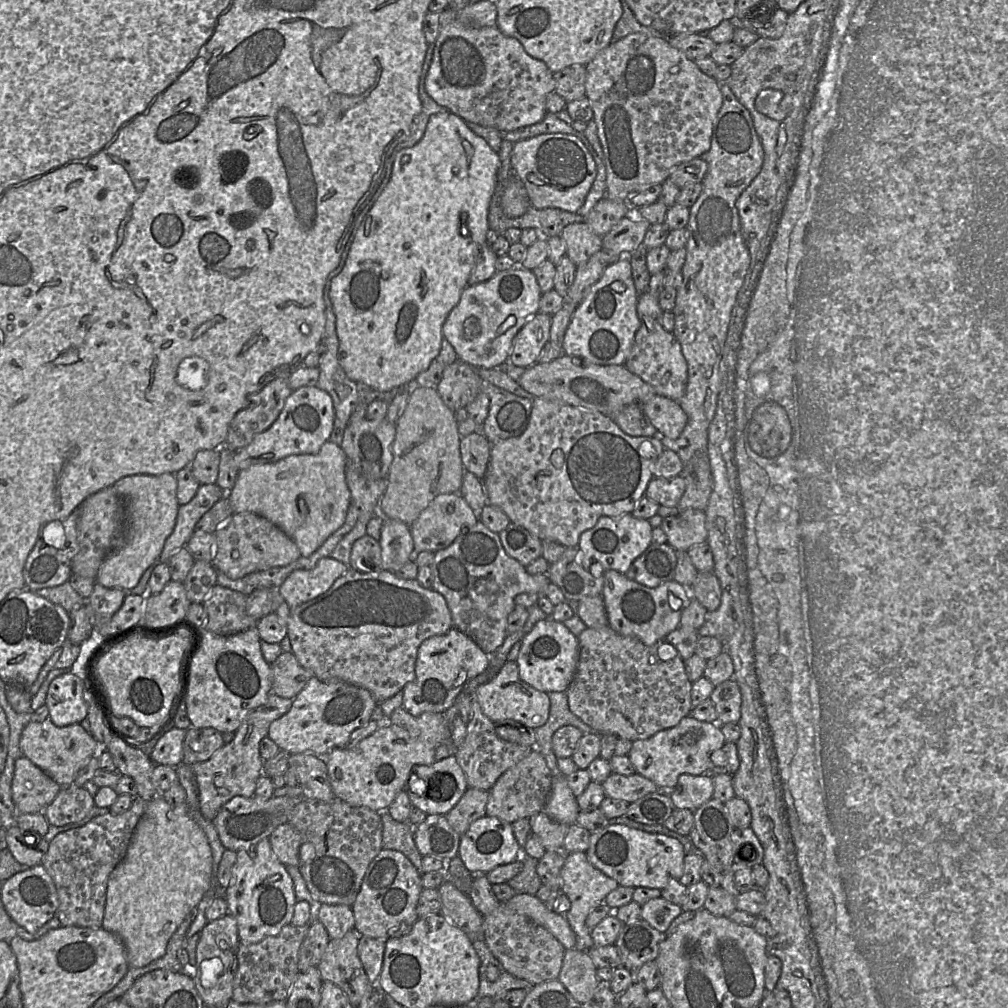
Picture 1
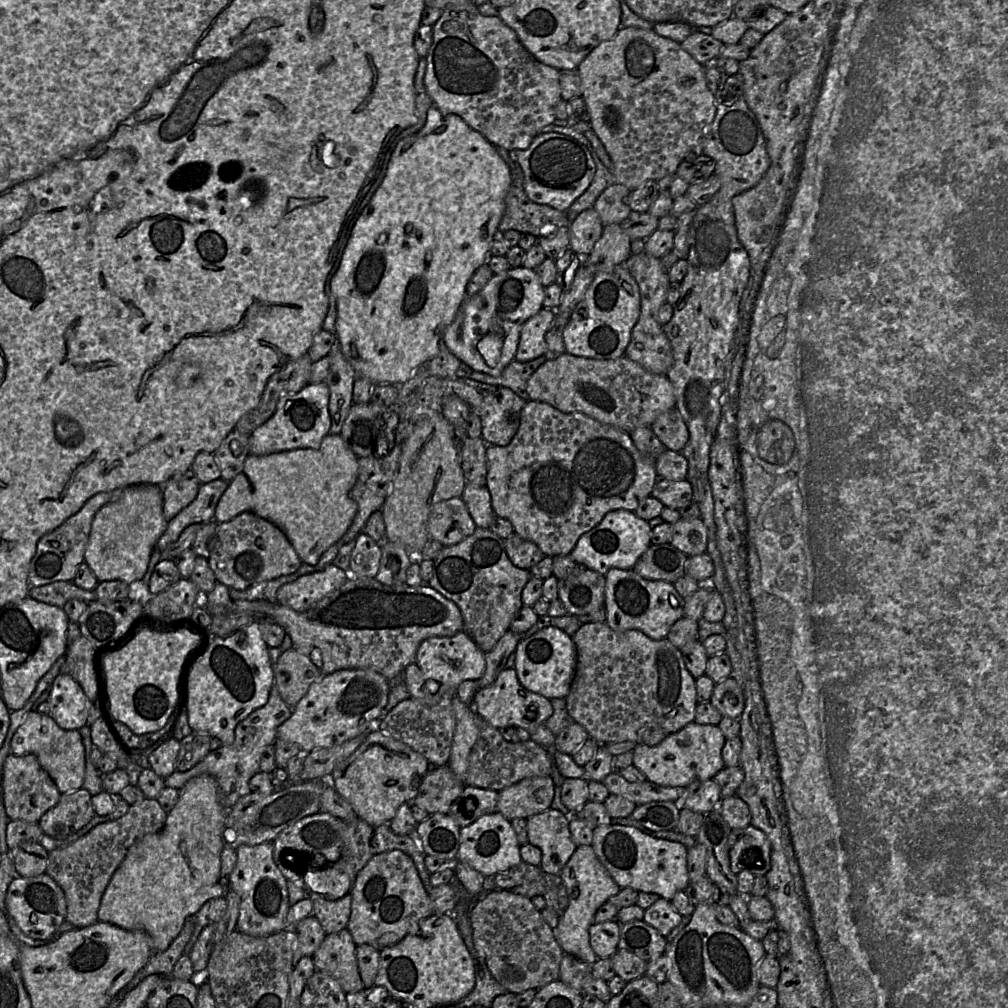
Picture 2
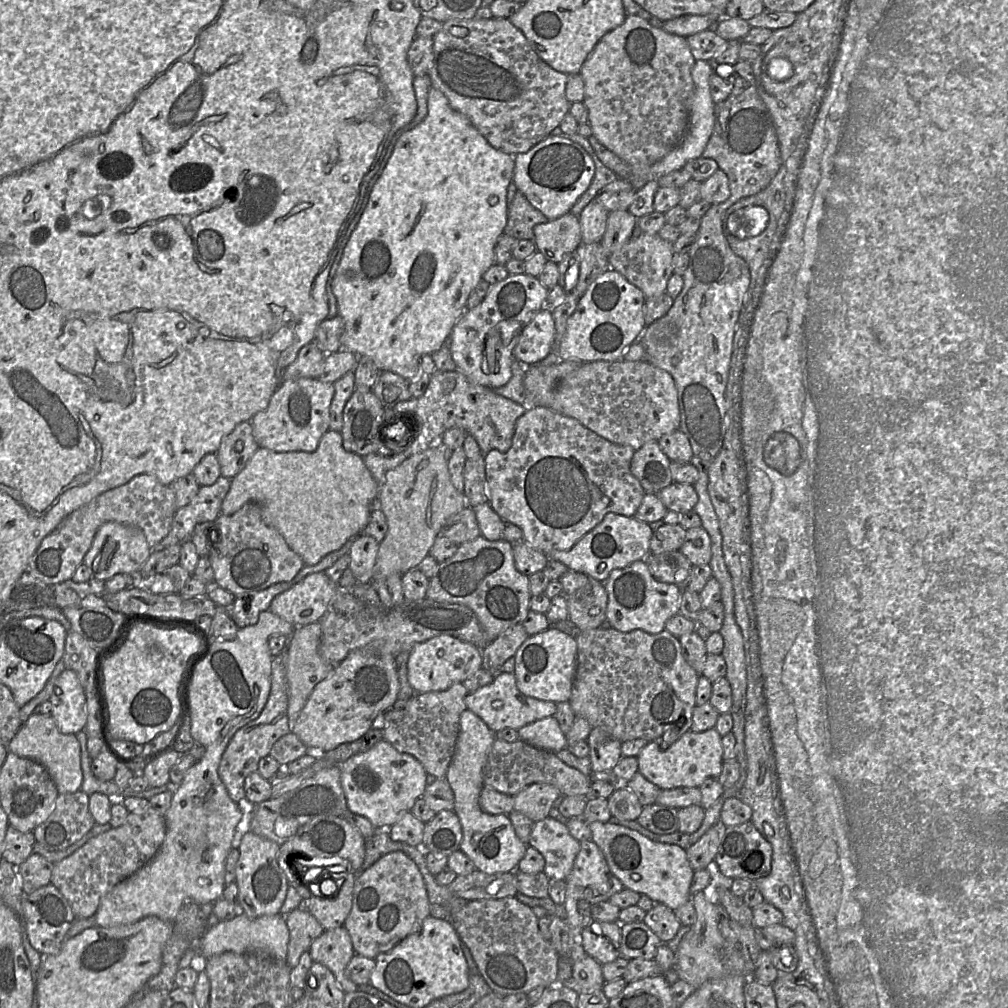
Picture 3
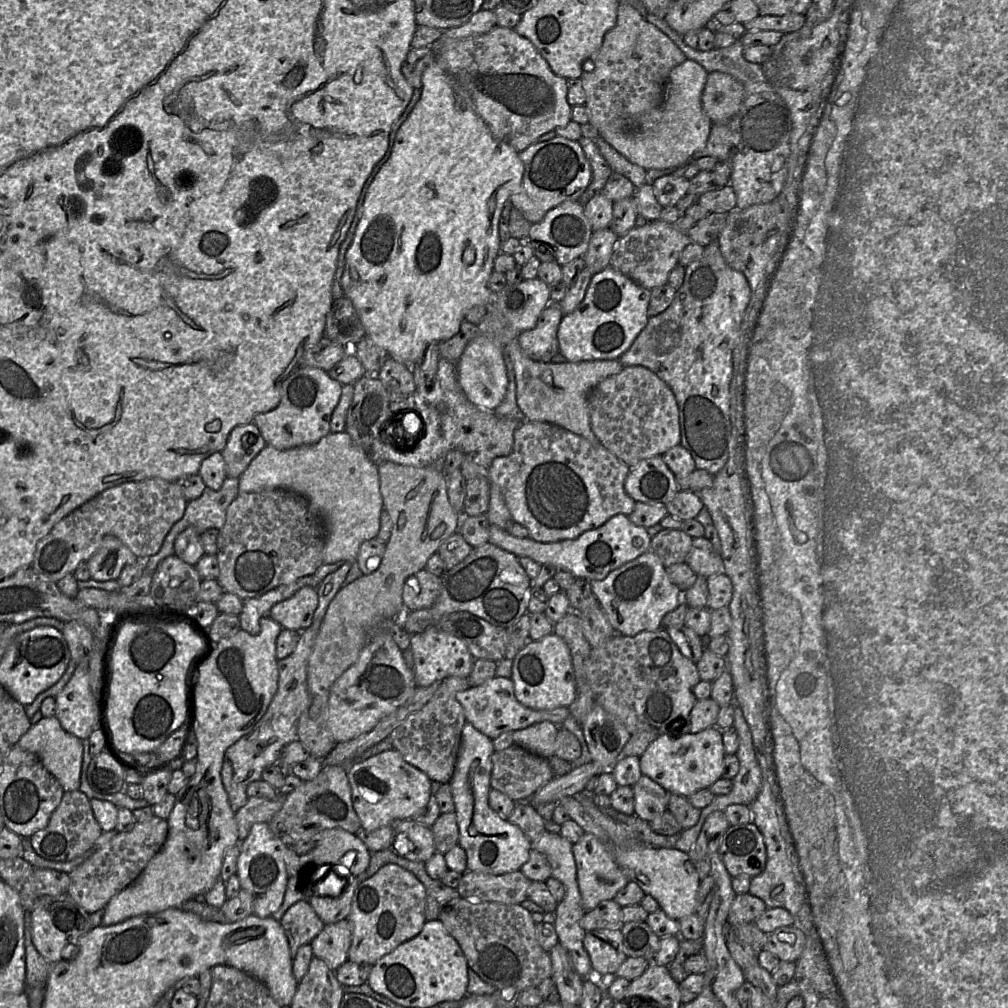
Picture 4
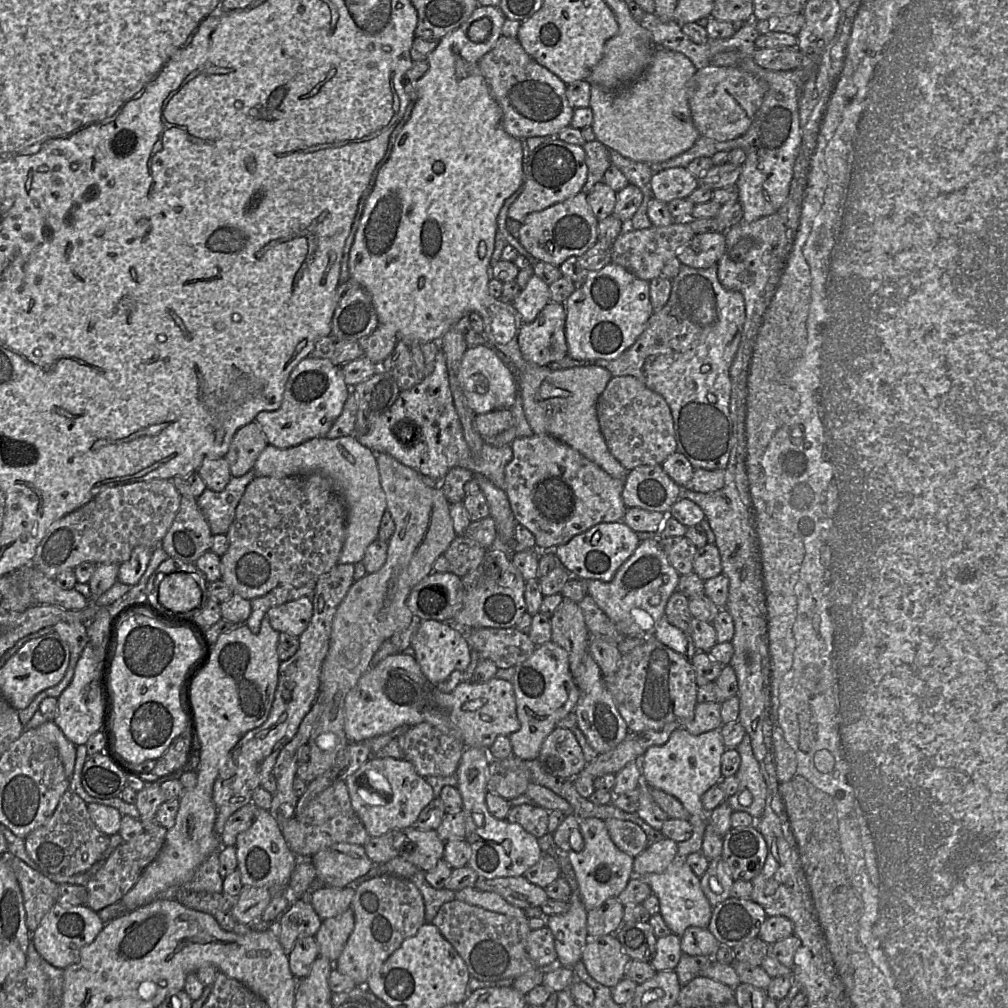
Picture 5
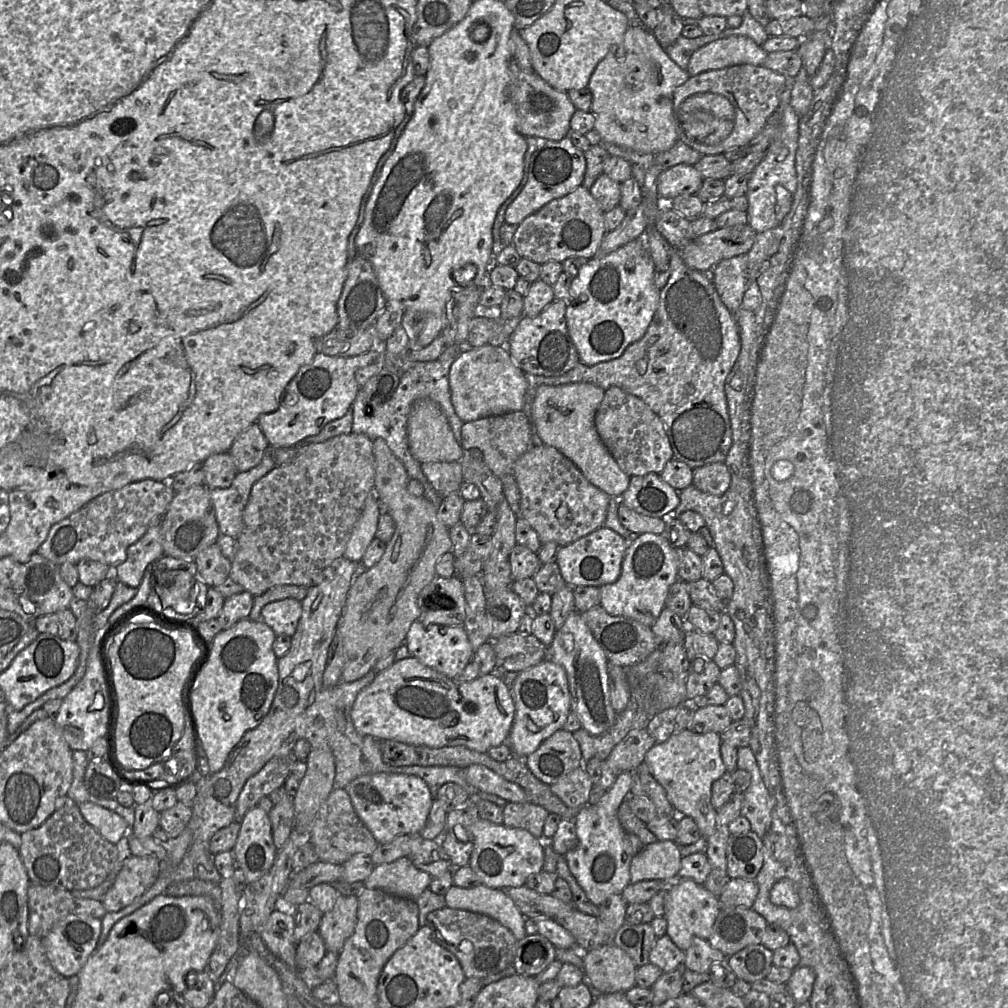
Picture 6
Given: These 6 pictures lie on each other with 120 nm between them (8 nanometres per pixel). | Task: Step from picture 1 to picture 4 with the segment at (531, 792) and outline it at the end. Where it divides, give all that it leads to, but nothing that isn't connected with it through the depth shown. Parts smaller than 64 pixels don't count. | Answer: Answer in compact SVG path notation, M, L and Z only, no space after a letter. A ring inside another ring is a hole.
M595 761L574 768L568 774L554 777L538 789L527 802L539 805L547 802L558 802L564 797L574 795L585 790L587 782L594 776L604 773L604 767Z

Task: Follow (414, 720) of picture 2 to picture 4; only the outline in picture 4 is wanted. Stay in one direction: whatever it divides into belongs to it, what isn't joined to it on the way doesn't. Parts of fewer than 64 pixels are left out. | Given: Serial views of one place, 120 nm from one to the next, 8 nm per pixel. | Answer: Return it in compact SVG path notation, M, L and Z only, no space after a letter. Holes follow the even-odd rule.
M444 678L432 698L418 711L411 713L391 734L362 752L354 762L363 761L375 754L395 749L403 759L424 772L430 780L449 783L457 761L463 726L464 710L456 699L458 692L468 689L467 678Z

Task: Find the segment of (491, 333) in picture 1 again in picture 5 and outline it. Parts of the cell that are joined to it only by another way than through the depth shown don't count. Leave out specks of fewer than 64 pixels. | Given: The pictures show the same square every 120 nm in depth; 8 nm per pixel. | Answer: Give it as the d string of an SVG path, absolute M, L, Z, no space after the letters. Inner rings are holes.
M533 274L511 304L520 314L522 322L530 323L550 301L549 285ZM477 345L467 348L460 363L458 381L467 405L475 415L509 409L515 402L515 378L490 346Z

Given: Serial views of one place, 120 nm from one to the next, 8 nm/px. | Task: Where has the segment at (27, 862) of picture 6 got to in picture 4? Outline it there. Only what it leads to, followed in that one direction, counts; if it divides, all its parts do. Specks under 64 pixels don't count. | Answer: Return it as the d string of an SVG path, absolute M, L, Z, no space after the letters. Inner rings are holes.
M78 789L64 792L47 826L35 832L29 840L32 848L40 857L49 861L67 862L90 849L102 832L103 830L94 817L90 799Z

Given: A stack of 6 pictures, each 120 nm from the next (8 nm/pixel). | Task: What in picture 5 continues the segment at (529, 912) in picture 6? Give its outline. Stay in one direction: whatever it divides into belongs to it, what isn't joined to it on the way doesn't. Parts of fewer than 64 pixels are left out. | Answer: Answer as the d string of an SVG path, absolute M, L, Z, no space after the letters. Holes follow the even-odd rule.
M524 876L494 879L478 877L474 887L499 894L508 903L520 909L540 907L548 899L543 888L529 882Z

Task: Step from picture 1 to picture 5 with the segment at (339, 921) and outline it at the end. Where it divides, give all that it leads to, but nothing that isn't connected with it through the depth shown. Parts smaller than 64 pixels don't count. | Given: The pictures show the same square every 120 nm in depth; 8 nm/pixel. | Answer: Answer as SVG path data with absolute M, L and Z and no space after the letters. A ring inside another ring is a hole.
M323 887L309 894L309 901L318 916L328 919L345 912L352 905L356 887Z

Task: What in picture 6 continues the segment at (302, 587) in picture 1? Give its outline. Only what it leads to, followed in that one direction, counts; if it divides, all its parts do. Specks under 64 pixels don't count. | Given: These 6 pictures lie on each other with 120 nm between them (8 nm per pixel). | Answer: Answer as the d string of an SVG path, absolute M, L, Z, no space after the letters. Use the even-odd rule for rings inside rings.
M285 598L265 605L261 612L261 621L268 625L275 635L292 637L296 632L301 614L301 601Z

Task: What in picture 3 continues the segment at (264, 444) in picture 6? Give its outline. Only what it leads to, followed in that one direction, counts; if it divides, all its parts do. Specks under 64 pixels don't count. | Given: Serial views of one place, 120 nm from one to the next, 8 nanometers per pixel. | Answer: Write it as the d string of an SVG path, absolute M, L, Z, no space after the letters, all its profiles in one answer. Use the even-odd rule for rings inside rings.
M250 421L236 425L222 440L216 456L221 475L233 479L258 449Z

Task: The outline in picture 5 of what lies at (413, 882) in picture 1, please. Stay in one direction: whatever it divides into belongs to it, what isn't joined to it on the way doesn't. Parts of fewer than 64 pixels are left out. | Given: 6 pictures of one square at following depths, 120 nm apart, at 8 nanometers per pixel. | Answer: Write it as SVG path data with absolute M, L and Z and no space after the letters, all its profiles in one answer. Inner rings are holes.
M382 874L358 885L351 908L355 919L354 929L334 962L334 968L353 979L356 986L366 986L371 974L426 923L425 906L421 892L410 879Z

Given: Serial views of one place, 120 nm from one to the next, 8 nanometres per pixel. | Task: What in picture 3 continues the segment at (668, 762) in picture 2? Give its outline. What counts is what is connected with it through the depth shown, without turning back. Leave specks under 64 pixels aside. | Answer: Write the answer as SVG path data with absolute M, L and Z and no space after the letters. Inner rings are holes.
M715 728L702 732L688 730L668 748L662 748L659 741L648 742L637 756L638 771L650 782L660 789L678 787L700 787L708 778L717 778L722 772L723 746L722 737Z

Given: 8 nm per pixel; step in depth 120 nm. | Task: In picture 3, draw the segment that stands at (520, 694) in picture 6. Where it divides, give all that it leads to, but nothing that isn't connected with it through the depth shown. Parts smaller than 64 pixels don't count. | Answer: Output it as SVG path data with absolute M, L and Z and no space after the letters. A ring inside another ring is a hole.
M549 627L534 636L529 636L516 651L514 659L517 688L524 695L554 703L570 700L576 673L576 637ZM554 716L525 725L517 731L520 740L545 751L558 753L568 745L566 736Z

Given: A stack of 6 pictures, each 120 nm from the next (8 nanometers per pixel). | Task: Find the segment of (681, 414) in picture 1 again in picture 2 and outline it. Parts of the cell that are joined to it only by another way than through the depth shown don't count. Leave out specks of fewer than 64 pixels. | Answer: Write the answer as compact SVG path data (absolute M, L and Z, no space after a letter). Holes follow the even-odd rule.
M676 408L661 414L651 429L662 445L671 451L680 452L689 439L687 426Z

